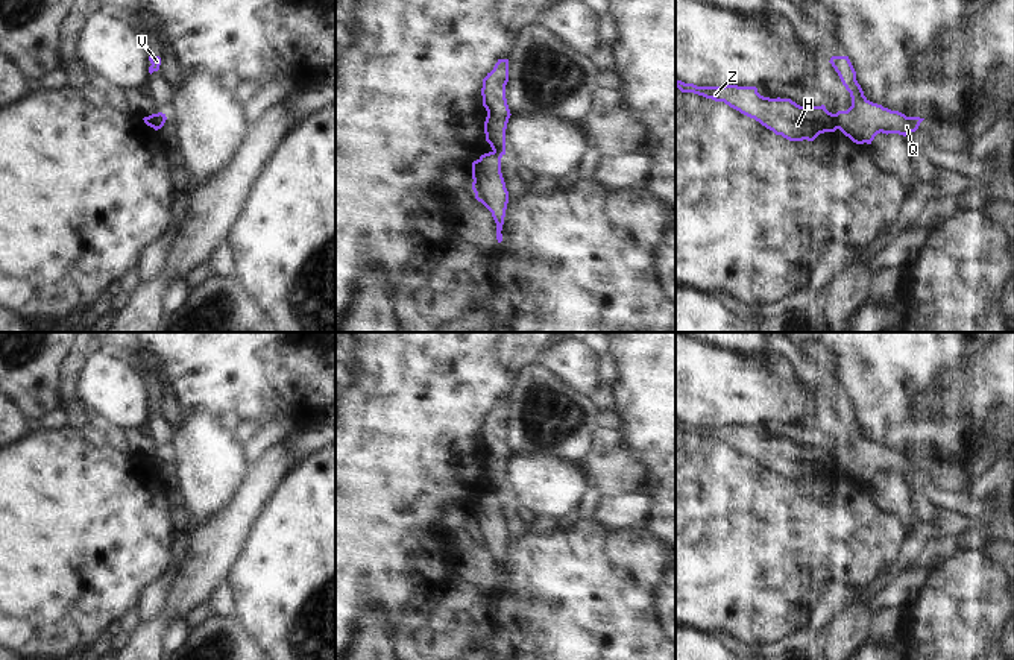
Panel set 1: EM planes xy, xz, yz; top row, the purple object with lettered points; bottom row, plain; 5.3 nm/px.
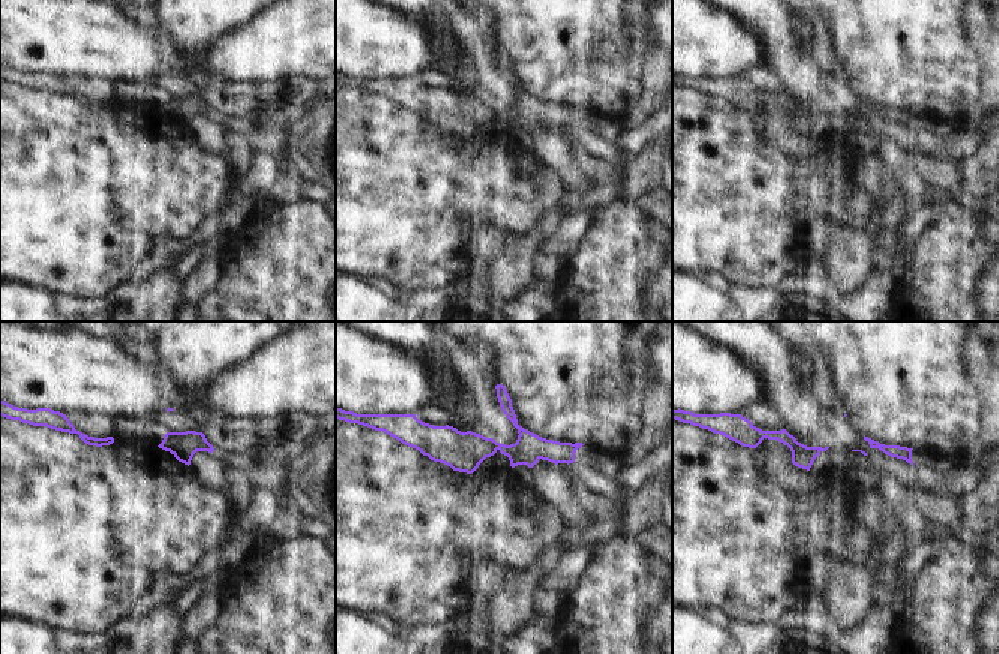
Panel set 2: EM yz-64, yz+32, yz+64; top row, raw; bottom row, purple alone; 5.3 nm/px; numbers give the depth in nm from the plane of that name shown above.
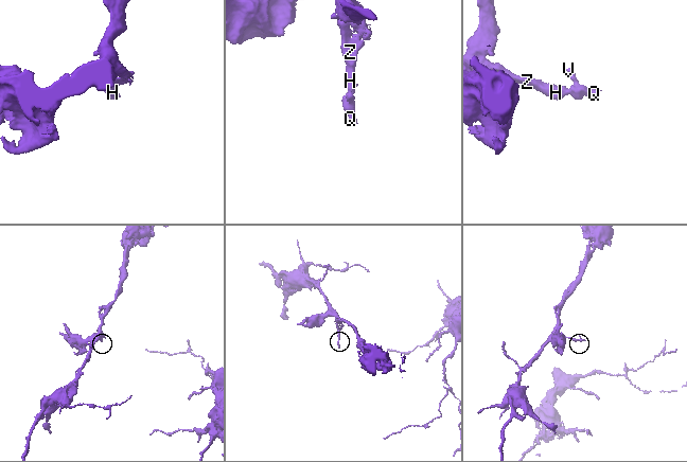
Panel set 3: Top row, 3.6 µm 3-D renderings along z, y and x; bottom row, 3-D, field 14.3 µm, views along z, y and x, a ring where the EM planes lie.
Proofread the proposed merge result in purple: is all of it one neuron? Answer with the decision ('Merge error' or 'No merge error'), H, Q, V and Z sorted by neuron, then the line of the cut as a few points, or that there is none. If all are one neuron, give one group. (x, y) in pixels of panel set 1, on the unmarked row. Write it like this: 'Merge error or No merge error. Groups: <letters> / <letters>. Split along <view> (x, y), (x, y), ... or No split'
Merge error. Groups: H Z / Q V. Split along yz (835, 454), (835, 465), (838, 468)

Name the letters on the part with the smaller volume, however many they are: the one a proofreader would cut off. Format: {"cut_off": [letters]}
{"cut_off": ["Q", "V"]}

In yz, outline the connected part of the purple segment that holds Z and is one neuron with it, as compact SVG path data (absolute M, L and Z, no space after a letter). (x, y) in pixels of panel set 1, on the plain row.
M675 420L675 426L682 432L694 432L715 442L724 442L789 481L814 481L820 473L838 469L836 454L829 452L824 445L800 446L791 438L764 437L756 426L697 426L682 420Z

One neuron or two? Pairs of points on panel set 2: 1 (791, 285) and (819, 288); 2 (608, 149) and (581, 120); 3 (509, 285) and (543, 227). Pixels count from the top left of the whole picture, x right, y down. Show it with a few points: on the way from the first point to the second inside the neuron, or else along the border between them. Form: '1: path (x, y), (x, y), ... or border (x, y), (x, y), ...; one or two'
1: path (798, 285), (812, 285); one
2: path (600, 141), (588, 128); one
3: path (512, 270), (515, 257), (530, 242); one

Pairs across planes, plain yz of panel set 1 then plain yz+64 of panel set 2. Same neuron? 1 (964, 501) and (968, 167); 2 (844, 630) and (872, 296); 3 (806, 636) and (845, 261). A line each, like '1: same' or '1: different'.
1: different
2: different
3: different

